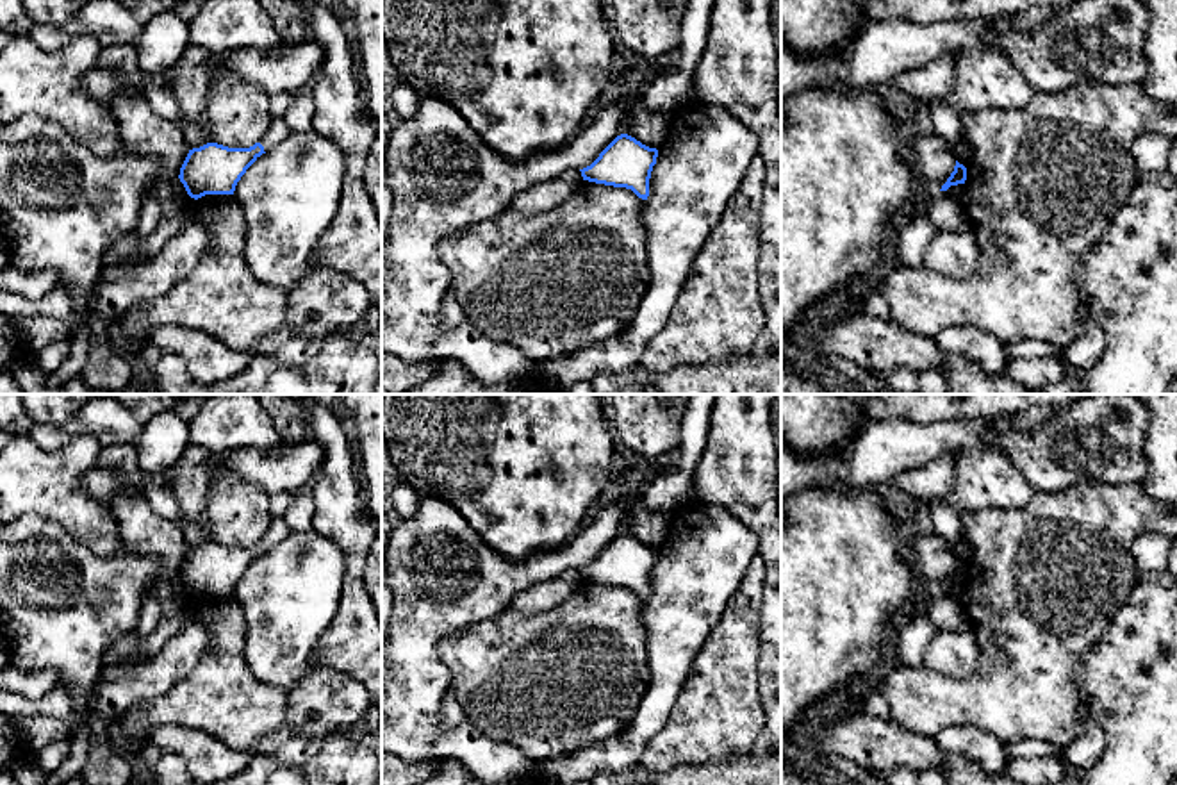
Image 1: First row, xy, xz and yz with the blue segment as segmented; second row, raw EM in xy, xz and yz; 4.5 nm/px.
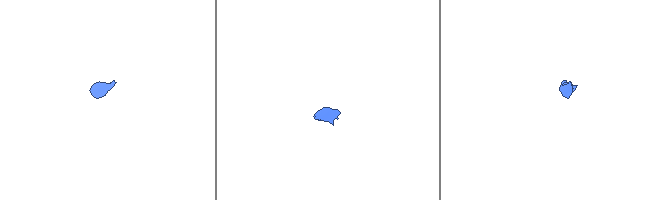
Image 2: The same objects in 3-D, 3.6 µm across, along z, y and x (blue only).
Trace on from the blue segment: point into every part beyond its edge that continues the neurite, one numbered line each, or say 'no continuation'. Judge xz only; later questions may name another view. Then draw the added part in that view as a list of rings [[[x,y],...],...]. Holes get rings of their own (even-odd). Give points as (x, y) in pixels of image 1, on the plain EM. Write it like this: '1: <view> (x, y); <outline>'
no continuation

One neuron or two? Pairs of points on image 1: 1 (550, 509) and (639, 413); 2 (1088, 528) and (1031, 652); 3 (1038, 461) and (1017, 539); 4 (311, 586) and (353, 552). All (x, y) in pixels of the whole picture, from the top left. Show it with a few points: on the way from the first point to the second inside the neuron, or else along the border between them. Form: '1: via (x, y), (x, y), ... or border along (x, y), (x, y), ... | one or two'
1: border along (607, 413), (621, 450) | two
2: via (1065, 559), (1044, 582), (1033, 621) | one
3: border along (1076, 482), (1054, 491), (1035, 491) | two
4: border along (314, 530), (343, 555), (339, 600) | two

